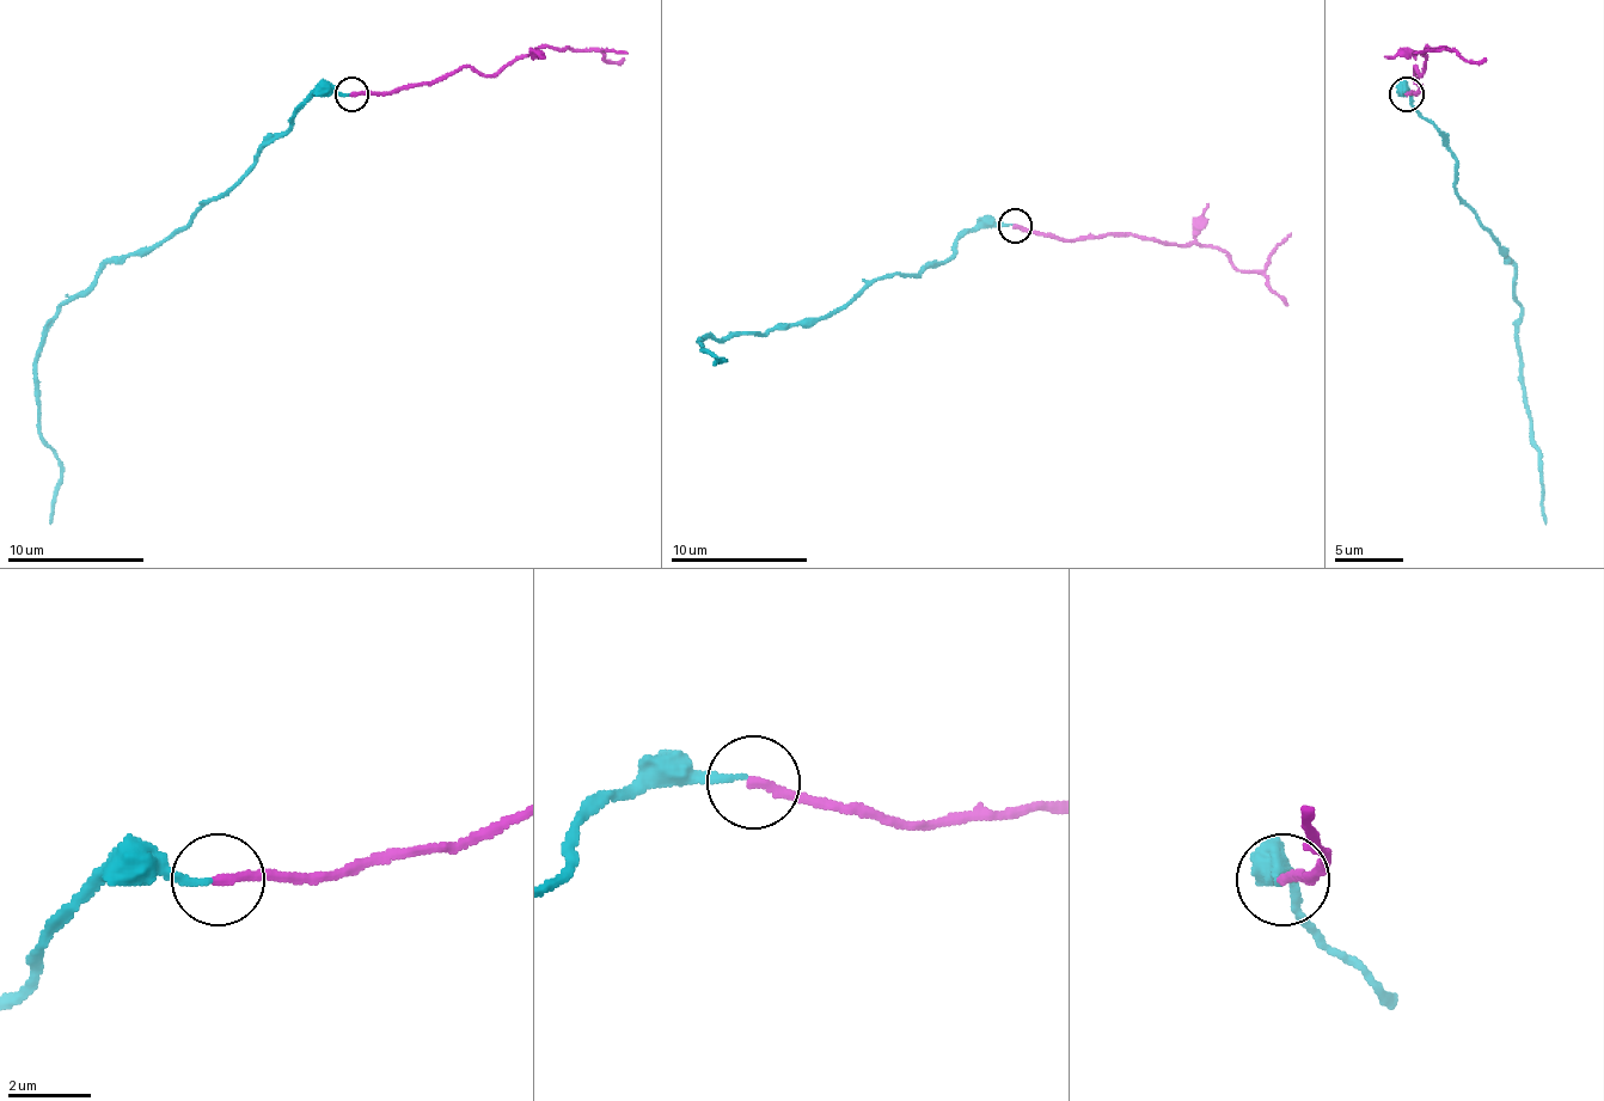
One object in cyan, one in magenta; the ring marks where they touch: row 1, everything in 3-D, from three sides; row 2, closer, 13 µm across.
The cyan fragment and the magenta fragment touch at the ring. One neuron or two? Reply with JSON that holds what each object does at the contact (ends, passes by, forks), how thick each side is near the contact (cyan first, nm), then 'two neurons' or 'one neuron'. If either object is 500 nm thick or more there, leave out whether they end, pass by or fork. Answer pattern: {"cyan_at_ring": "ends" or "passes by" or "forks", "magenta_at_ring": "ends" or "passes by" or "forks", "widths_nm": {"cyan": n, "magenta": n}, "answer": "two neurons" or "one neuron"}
{"cyan_at_ring": "ends", "magenta_at_ring": "ends", "widths_nm": {"cyan": 160, "magenta": 220}, "answer": "one neuron"}

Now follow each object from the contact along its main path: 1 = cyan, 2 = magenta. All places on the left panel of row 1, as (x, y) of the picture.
1: (350, 95), (319, 91), (165, 239), (114, 256), (60, 307), (36, 362), (38, 438), (60, 462), (49, 523)
2: (350, 95), (422, 85), (464, 67), (497, 74), (539, 50), (556, 47), (628, 54)

